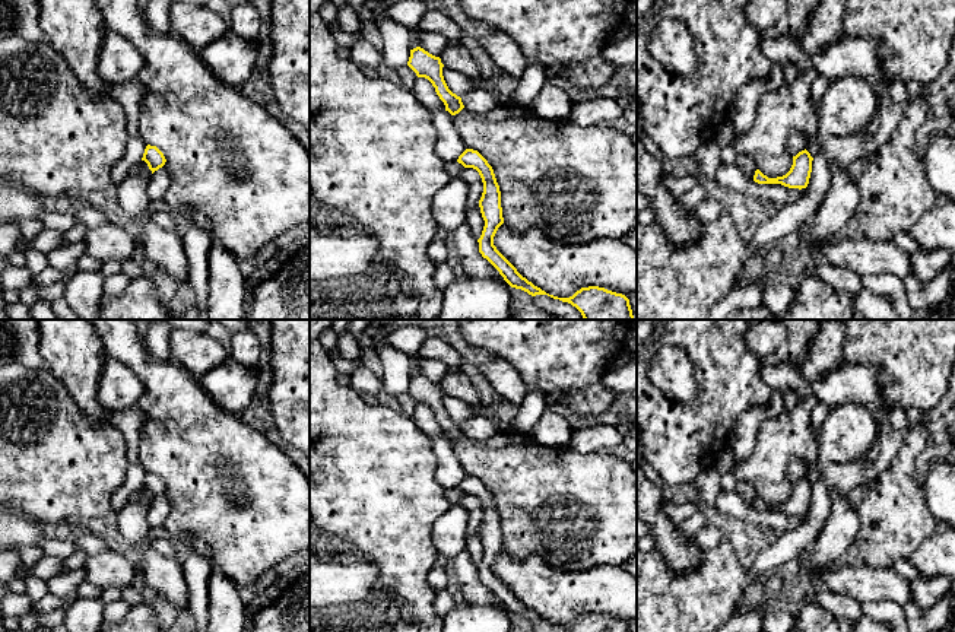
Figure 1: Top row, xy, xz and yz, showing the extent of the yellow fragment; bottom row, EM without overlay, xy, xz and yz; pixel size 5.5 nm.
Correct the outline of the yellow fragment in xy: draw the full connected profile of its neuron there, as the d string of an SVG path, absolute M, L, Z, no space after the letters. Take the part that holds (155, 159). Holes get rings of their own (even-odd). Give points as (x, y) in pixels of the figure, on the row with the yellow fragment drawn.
M150 144L146 146L142 161L147 163L152 174L162 168L166 162L164 153L156 146Z

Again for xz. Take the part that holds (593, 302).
M466 149L459 156L457 162L461 163L464 168L476 169L479 172L480 178L482 178L483 193L482 193L482 197L479 200L479 207L480 207L482 217L485 220L485 226L483 226L480 238L478 239L478 242L479 242L479 253L482 254L483 258L486 258L499 271L499 274L504 277L504 280L511 288L521 289L521 290L527 292L532 296L548 295L548 296L551 296L553 299L559 299L562 302L568 302L568 304L571 304L572 307L575 307L581 312L584 320L634 320L632 309L631 309L631 305L629 305L629 299L625 295L622 295L622 293L616 293L616 292L612 292L612 290L607 290L607 289L599 288L599 286L588 286L588 288L581 288L580 290L577 290L569 298L558 298L558 296L546 293L545 290L542 290L540 288L537 288L532 282L529 282L526 277L523 277L517 271L517 269L494 245L494 236L495 236L498 228L504 223L504 217L502 217L502 207L501 207L501 191L499 191L499 185L496 182L496 178L495 178L492 166L488 163L488 161L478 150L473 150L473 149Z

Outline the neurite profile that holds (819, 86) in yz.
M818 77L810 89L810 96L813 99L813 102L818 105L824 96L824 93L826 92L828 86L829 86L831 80L825 79L825 77Z

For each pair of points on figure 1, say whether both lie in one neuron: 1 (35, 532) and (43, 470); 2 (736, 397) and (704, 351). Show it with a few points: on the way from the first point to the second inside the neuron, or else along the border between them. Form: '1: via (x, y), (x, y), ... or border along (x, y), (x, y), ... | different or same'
1: border along (15, 510), (40, 524) | different
2: via (727, 386), (710, 362) | same

